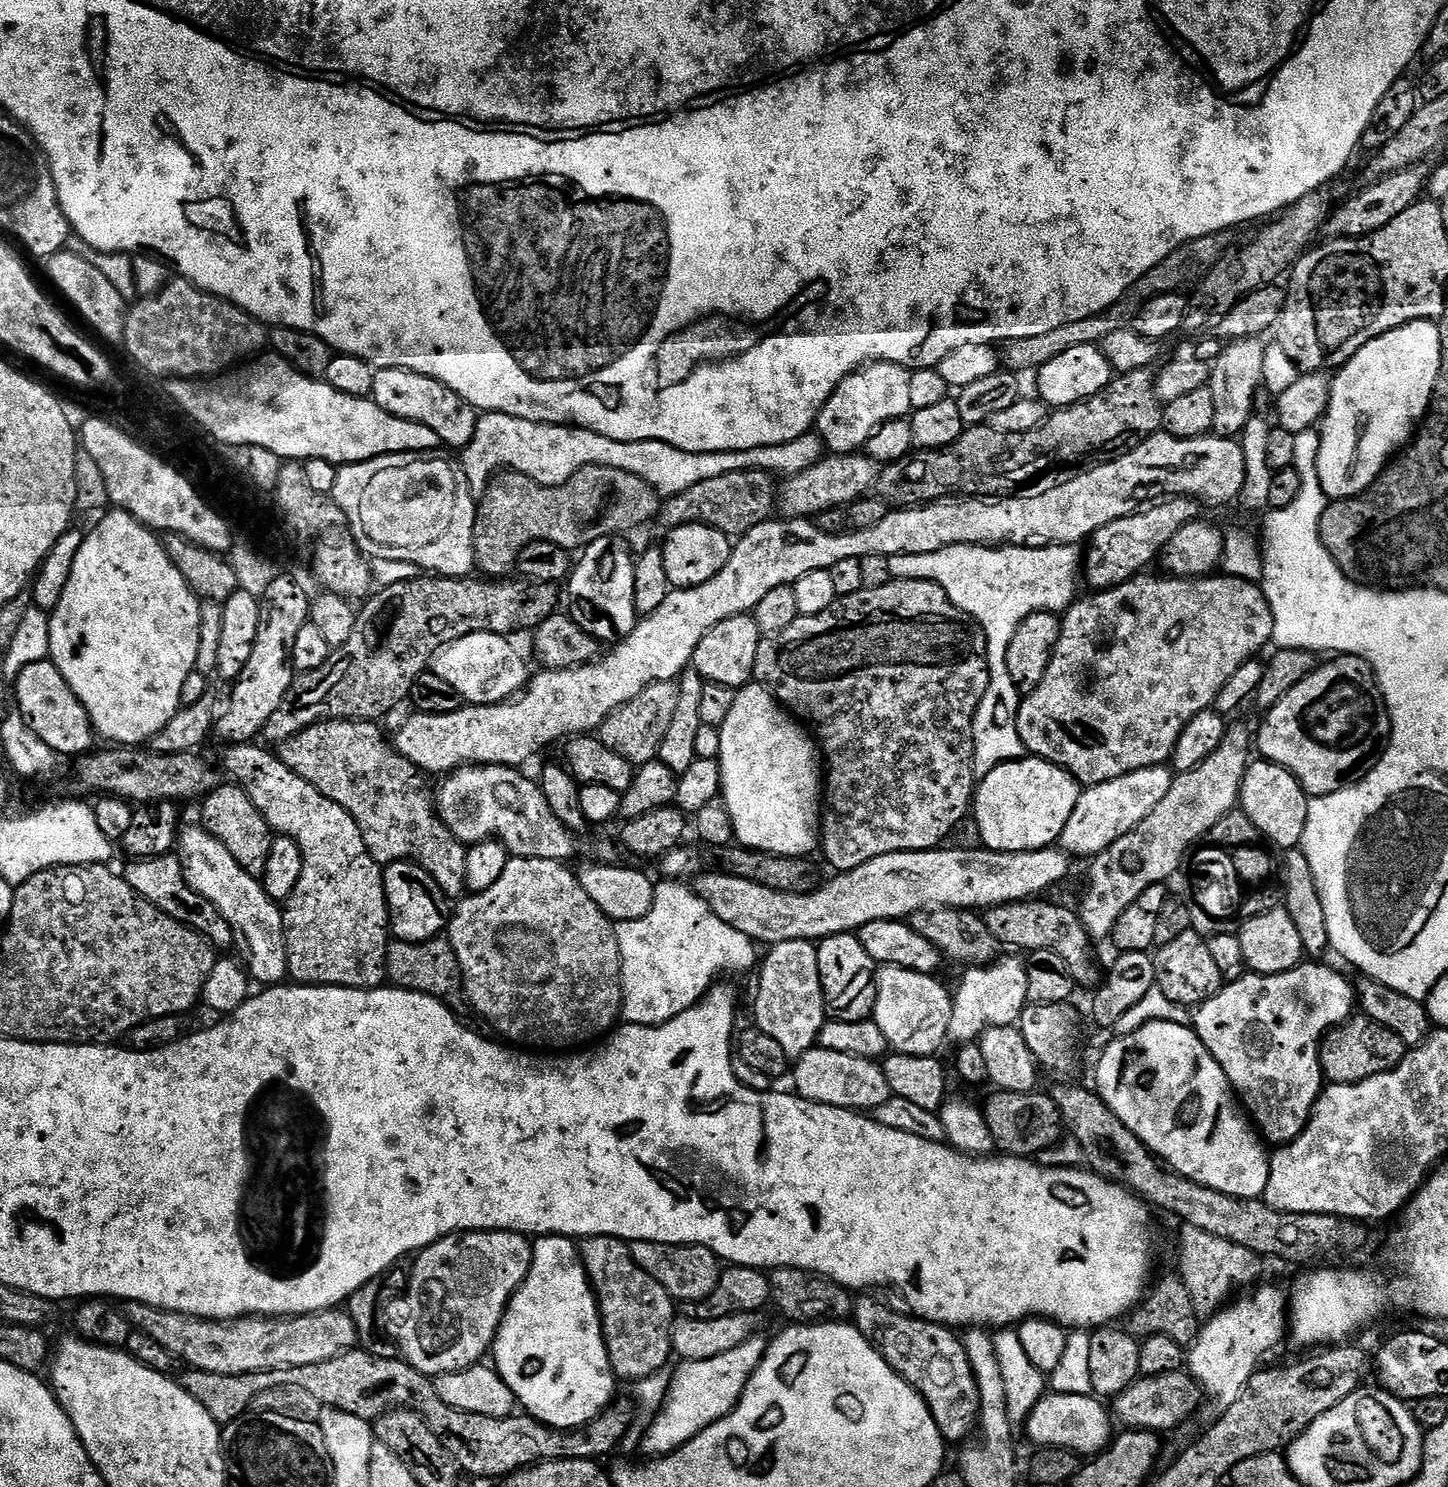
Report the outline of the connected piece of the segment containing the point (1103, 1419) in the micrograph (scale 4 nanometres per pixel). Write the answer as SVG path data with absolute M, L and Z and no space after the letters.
M1046 1394L1028 1415L1026 1429L1028 1436L1040 1448L1068 1448L1084 1458L1091 1458L1103 1452L1114 1439L1114 1420L1109 1409L1100 1404L1095 1395Z

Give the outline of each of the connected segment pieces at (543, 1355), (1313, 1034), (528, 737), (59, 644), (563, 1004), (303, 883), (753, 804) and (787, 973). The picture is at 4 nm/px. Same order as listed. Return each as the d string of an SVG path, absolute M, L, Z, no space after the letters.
M542 1236L532 1245L532 1261L530 1270L522 1282L520 1289L512 1296L512 1301L508 1303L508 1309L504 1312L502 1322L496 1331L496 1342L494 1345L494 1356L496 1352L496 1361L494 1367L500 1373L500 1377L510 1386L510 1390L515 1394L519 1407L527 1415L535 1420L541 1420L543 1424L549 1424L552 1428L563 1428L565 1430L575 1430L583 1428L584 1425L592 1423L599 1418L601 1414L613 1403L617 1395L616 1384L618 1377L616 1371L612 1369L612 1363L606 1350L604 1341L604 1328L600 1324L600 1305L596 1303L596 1293L592 1290L592 1284L588 1281L588 1275L584 1269L584 1263L580 1260L580 1249L577 1241L570 1236Z
M1302 962L1296 968L1273 976L1245 974L1239 980L1225 983L1214 998L1195 1009L1190 1024L1196 1037L1210 1050L1214 1062L1222 1066L1232 1083L1243 1109L1254 1121L1261 1137L1269 1145L1289 1144L1308 1124L1316 1100L1326 1087L1320 1065L1320 1041L1338 1024L1357 1011L1353 981L1327 968L1324 962Z
M1161 430L1146 438L1146 442L1142 442L1125 456L1077 471L1076 474L1073 480L1064 480L1037 496L1021 494L1007 498L949 498L934 500L931 504L917 504L911 508L896 508L889 510L886 518L878 522L878 526L870 526L870 530L845 530L828 534L811 519L768 520L765 524L754 526L754 530L750 530L733 543L730 562L726 562L726 566L722 566L722 570L714 574L710 582L702 582L702 586L693 588L673 590L666 602L662 602L662 606L654 610L654 614L643 617L637 623L636 629L613 647L617 647L613 652L605 651L592 663L577 668L540 670L537 676L535 673L529 679L523 691L501 704L462 706L456 712L441 716L412 714L397 730L394 747L407 760L414 762L414 766L418 766L424 774L447 774L457 768L463 768L465 764L524 766L520 764L526 763L531 756L538 755L543 748L550 747L555 740L563 741L573 734L595 733L607 716L618 710L618 706L630 702L630 698L638 698L638 694L642 694L646 686L676 680L680 673L691 665L694 650L698 650L698 642L702 642L702 638L707 632L714 630L718 622L751 613L758 606L758 602L762 602L762 597L770 594L770 590L796 584L798 578L814 574L814 570L828 570L830 566L843 562L846 558L860 561L866 558L866 554L882 554L886 557L934 554L934 550L942 550L955 544L982 544L985 548L1045 548L1048 544L1076 546L1091 538L1102 526L1118 522L1118 518L1134 515L1149 502L1159 502L1173 496L1186 496L1205 505L1239 501L1240 491L1246 480L1246 458L1243 456L1242 444L1226 436L1209 434L1198 438L1178 438Z
M108 510L99 517L100 520L85 535L82 546L78 550L78 558L74 558L74 570L70 570L70 582L66 582L66 590L58 606L50 613L50 650L48 651L52 663L58 666L62 678L74 690L78 702L86 710L86 714L92 719L93 729L105 736L105 741L116 746L144 746L154 739L159 732L174 718L174 714L180 711L182 705L182 686L186 678L196 670L198 658L198 638L200 637L200 606L201 601L190 590L186 578L178 574L178 566L170 562L170 558L164 549L164 541L157 533L148 528L142 522L138 522L129 512Z
M509 859L502 878L490 890L465 895L448 922L446 938L454 946L464 975L465 1001L497 1032L497 1037L505 1036L500 1038L512 1046L580 1050L591 1045L591 1040L607 1037L622 1016L622 962L616 924L582 890L579 875L568 867L558 860Z
M249 742L247 744L232 744L224 752L224 768L223 771L229 772L231 779L240 785L242 790L246 790L246 794L250 798L250 802L254 802L254 806L258 806L258 814L262 814L262 818L266 818L268 827L273 833L288 836L302 850L302 878L298 878L298 886L294 886L294 894L290 894L290 898L286 902L283 909L285 944L288 947L288 976L300 986L327 986L329 988L379 988L388 980L388 967L386 966L386 954L388 953L388 945L390 943L390 925L388 923L388 903L386 902L386 894L384 893L384 873L381 865L366 850L366 842L362 842L362 834L358 830L358 826L354 822L352 815L346 810L342 810L342 806L338 806L330 798L326 798L314 786L310 786L310 782L306 782L306 778L302 778L298 774L294 774L290 770L290 766L286 766L281 762L279 755L275 751L269 750L267 747L259 748L259 743Z
M753 682L737 691L734 707L726 722L722 722L719 733L722 799L730 810L736 840L754 852L779 856L807 857L812 854L808 852L817 851L822 819L822 756L805 725L793 719L763 684Z
M811 940L774 944L767 949L768 957L765 960L763 957L758 968L760 989L756 992L755 1027L770 1034L790 1058L799 1058L817 1047L820 1031L826 1023L816 949L817 945Z

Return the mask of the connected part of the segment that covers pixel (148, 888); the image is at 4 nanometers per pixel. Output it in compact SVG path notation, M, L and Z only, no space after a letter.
M169 854L167 856L155 856L149 860L131 861L128 869L123 869L124 881L133 888L139 896L146 898L158 910L170 914L178 922L190 926L196 932L201 932L208 937L213 948L223 950L232 943L237 943L238 937L233 932L230 923L219 913L214 905L204 899L199 893L187 883L184 876L184 861L179 855Z

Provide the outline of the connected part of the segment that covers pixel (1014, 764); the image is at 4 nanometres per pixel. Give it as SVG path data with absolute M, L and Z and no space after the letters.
M1038 756L999 764L990 774L979 777L974 788L970 812L976 815L979 843L991 852L1033 852L1053 847L1066 830L1081 791L1081 785L1068 771Z

